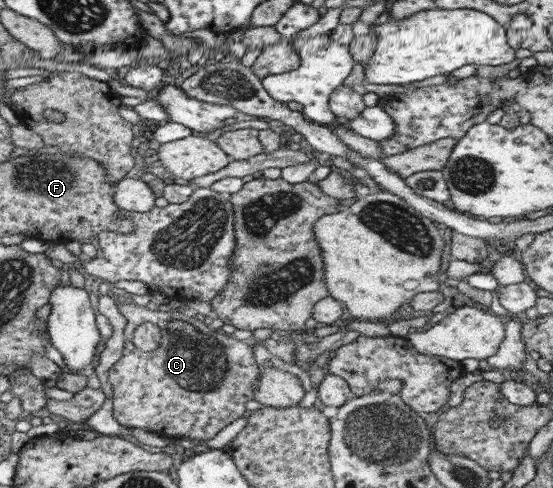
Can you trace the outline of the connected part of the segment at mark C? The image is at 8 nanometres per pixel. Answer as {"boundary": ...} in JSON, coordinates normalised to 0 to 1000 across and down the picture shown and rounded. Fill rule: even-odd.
{"boundary":[[[212,613],[212,619],[213,633],[228,658],[222,670],[224,727],[195,760],[195,779],[206,807],[204,852],[217,871],[235,877],[253,875],[295,893],[336,895],[369,908],[443,848],[445,826],[459,820],[456,783],[468,770],[468,750],[458,727],[459,713],[421,689],[409,686],[403,678],[383,674],[351,641],[271,635],[264,627],[228,621],[222,613]],[[264,660],[277,662],[291,674],[295,699],[282,719],[260,721],[241,707],[242,676]]]}

